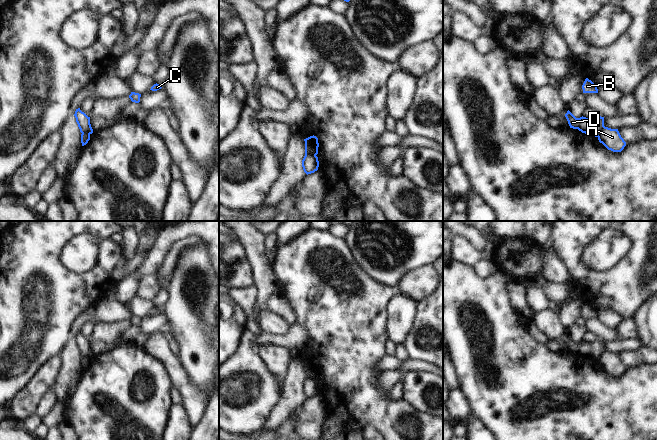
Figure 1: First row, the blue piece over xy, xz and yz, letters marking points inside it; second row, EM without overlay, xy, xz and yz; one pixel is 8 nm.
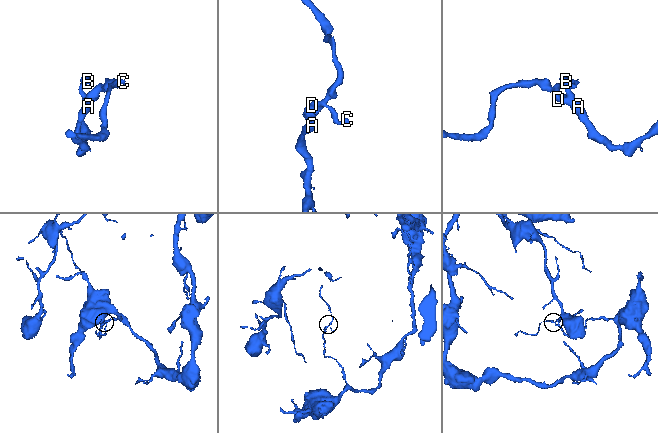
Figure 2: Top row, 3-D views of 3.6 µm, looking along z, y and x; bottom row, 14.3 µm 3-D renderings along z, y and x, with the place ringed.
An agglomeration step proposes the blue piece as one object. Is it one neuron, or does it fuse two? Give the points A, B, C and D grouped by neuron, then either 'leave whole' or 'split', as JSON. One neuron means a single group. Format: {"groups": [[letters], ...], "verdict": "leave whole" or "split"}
{"groups": [["A"], ["B", "C", "D"]], "verdict": "split"}

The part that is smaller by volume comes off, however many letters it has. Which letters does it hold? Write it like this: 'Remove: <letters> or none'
Remove: B, C, D

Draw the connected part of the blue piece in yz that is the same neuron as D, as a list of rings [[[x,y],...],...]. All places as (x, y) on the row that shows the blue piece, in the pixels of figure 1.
[[[569,110],[565,114],[570,128],[578,129],[582,133],[589,133],[592,136],[598,137],[604,126],[604,117],[597,115],[593,119],[586,117],[576,118]]]

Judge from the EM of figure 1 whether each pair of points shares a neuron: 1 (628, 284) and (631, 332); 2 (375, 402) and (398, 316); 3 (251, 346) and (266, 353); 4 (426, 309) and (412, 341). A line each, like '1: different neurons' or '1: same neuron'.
1: different neurons
2: different neurons
3: different neurons
4: same neuron

